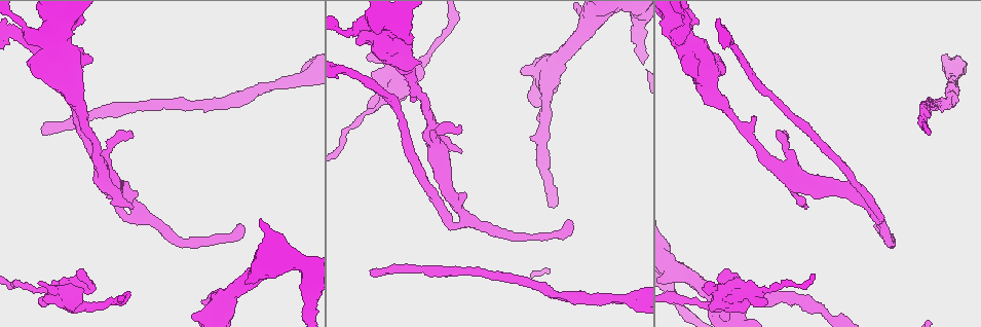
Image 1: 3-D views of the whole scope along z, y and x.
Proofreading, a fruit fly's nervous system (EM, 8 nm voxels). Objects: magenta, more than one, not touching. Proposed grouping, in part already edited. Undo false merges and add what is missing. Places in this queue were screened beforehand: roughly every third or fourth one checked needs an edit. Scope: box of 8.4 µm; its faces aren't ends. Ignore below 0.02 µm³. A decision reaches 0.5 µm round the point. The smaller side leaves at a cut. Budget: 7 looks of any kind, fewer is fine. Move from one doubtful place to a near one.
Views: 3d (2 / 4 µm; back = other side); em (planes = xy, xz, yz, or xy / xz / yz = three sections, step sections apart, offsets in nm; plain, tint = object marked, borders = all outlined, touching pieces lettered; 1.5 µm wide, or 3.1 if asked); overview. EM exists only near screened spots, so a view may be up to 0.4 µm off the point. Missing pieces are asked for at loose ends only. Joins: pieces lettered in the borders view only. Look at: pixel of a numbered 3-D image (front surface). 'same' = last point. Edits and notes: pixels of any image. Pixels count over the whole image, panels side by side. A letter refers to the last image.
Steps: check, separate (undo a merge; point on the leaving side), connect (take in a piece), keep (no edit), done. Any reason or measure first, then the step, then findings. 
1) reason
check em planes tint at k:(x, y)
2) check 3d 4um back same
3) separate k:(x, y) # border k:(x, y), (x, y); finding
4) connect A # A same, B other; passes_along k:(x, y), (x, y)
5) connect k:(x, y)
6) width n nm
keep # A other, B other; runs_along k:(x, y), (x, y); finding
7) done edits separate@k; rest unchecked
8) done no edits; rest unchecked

free end
check 3d 4um at 1:(357, 43)

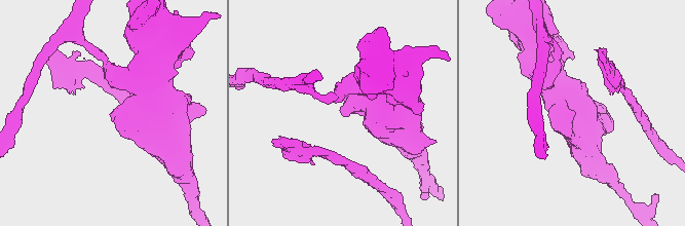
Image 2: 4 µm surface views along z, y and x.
need the tissue
check em planes borders at 2:(340, 110)

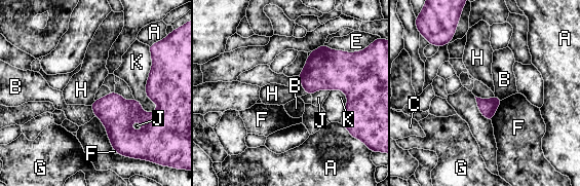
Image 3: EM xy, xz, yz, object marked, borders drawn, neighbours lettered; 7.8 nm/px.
keep # A other, B other, C other, E other, F other, G other, H other, J other, K other; none of them fits

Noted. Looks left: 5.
free end
check em yz step 8 tint at 1:(698, 24)

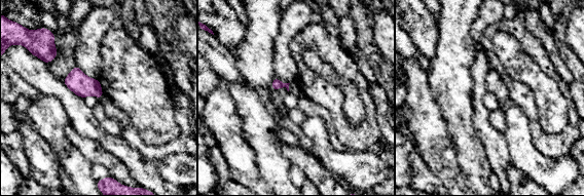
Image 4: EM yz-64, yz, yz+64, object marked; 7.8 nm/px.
check em planes tint same

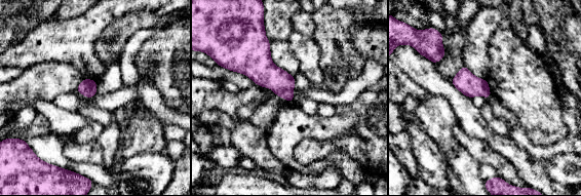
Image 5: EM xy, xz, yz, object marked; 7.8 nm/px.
see the neighbours
check em planes borders same

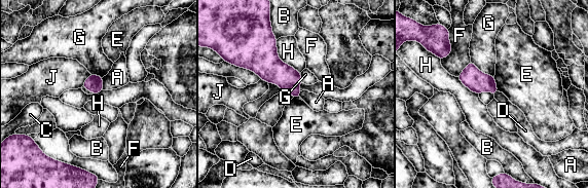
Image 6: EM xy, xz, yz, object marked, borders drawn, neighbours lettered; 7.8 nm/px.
keep # A other, B other, C other, D other, E other, F other, G other, H other, J other; border 6:(498, 91), (493, 95); no lettered piece goes on from it

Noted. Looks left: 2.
calibre changes
check em xz step 8 tint at 1:(372, 111)

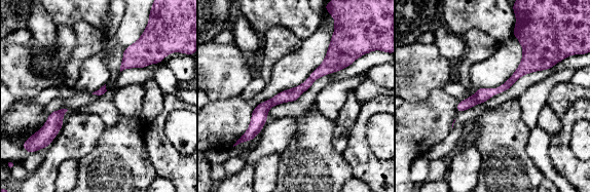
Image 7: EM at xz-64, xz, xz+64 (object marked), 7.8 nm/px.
another direction
check em yz step 8 borders same

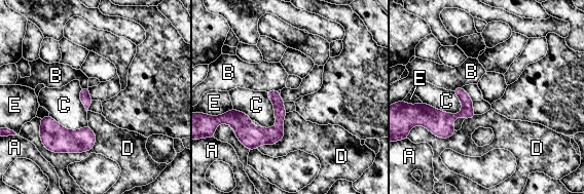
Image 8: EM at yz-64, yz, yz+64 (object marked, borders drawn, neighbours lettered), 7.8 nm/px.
keep # A other, B other, C other, D other, E other; runs_along 8:(232, 114), (255, 136), (281, 136); one neuron here

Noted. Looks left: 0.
done no edits; rest unchecked

